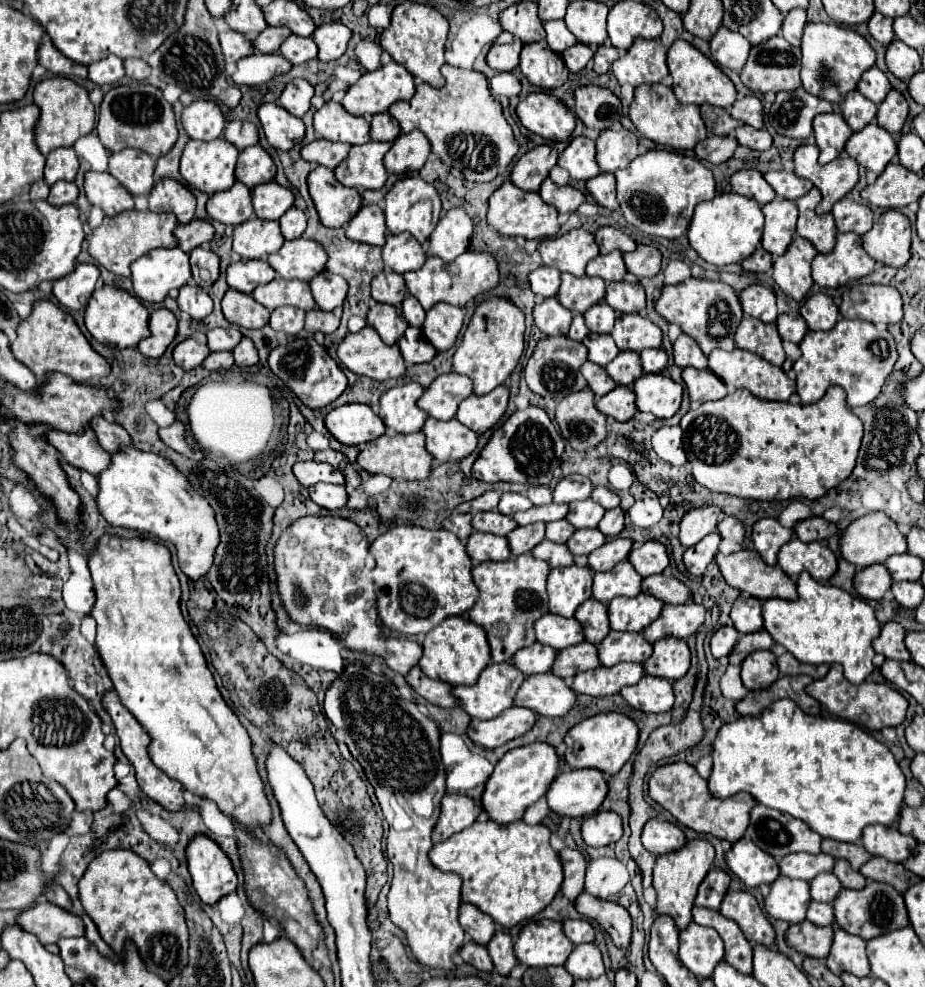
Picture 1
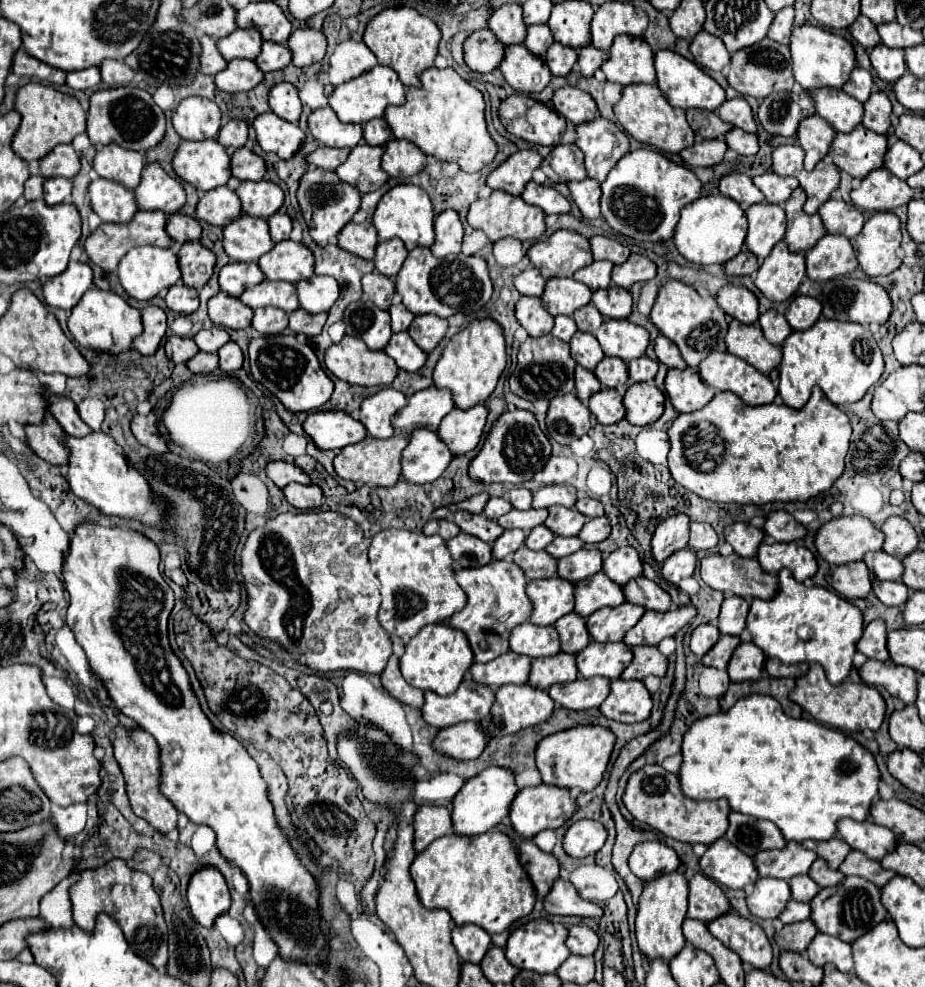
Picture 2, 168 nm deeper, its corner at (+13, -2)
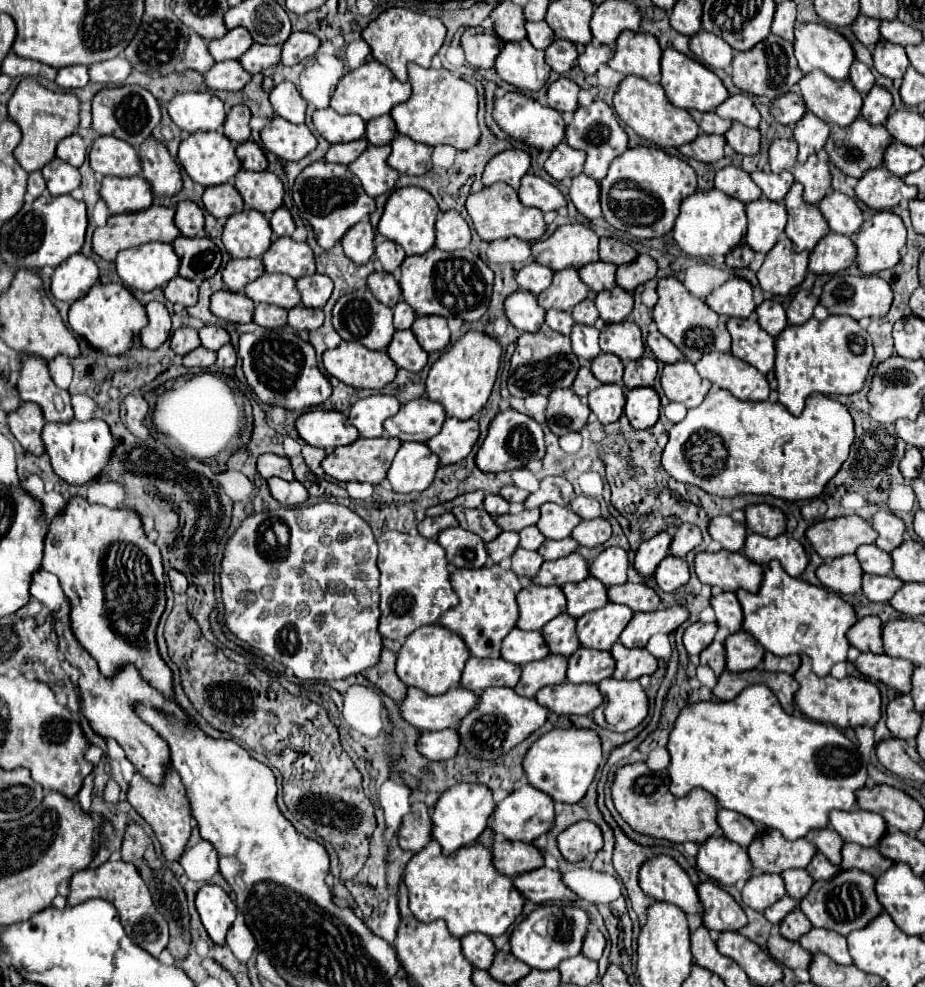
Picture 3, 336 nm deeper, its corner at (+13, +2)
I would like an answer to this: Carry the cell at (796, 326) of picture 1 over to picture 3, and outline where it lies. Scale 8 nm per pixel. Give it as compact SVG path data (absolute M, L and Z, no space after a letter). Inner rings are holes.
M763 301L757 307L757 317L759 317L759 325L771 335L777 337L789 323L787 323L787 315L785 309L777 303L777 301Z

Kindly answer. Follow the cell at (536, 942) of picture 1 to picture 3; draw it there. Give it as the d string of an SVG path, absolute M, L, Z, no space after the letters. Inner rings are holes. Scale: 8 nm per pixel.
M553 903L537 907L527 919L523 919L511 933L511 953L533 969L557 969L563 959L575 957L581 951L581 941L587 933L589 917L573 903Z

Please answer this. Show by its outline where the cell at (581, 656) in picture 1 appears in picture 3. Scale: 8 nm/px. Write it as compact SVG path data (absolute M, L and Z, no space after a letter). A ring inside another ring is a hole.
M547 655L545 659L531 661L523 667L523 675L515 691L525 697L535 697L535 693L541 687L563 683L565 673L567 673L567 659L563 655Z

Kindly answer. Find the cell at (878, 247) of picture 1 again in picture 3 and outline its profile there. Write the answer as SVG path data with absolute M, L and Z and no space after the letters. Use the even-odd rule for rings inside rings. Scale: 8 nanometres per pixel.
M879 211L851 239L857 245L859 271L873 275L899 263L899 251L905 245L905 225L893 211Z

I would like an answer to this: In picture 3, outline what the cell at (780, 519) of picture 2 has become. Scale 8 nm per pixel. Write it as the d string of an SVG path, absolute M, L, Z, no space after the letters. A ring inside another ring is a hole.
M749 505L745 509L747 515L747 527L753 533L765 535L765 537L777 537L787 533L787 515L771 505Z

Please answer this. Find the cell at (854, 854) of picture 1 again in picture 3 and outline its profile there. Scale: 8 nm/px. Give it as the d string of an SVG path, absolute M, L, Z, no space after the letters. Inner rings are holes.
M827 827L827 829L819 829L819 831L811 831L807 835L807 839L817 847L817 851L821 851L833 865L841 863L841 849L843 849L843 839L839 837L839 833L835 833L835 829Z

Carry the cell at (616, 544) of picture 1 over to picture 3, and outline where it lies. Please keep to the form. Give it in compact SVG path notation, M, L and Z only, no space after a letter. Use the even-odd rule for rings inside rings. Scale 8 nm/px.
M571 553L567 557L545 561L541 565L541 573L533 577L533 583L545 583L545 585L565 585L569 581L579 583L589 577L589 563L581 553Z

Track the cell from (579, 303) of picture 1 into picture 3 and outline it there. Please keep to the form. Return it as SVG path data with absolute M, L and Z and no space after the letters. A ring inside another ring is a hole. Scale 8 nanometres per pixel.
M563 269L553 275L551 285L537 297L543 309L571 311L577 303L589 297L589 287L579 279L575 269Z

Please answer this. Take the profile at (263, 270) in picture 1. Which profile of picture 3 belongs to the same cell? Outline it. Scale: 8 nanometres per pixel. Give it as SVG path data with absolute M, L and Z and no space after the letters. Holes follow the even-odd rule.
M231 259L223 269L223 281L229 291L243 291L249 281L265 273L261 259Z

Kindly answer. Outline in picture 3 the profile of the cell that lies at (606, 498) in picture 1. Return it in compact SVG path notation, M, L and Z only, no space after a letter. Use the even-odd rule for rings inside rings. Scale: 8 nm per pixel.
M579 495L579 497L575 497L575 499L569 503L569 507L571 507L575 513L579 513L581 519L595 519L595 517L601 515L601 511L599 511L599 501L593 499L593 497Z

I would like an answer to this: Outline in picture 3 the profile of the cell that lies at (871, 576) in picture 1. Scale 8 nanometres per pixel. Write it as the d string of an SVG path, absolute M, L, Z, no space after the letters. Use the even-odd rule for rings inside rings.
M843 555L837 559L827 559L817 569L817 577L827 589L839 595L855 595L861 591L863 569L857 561L857 555Z

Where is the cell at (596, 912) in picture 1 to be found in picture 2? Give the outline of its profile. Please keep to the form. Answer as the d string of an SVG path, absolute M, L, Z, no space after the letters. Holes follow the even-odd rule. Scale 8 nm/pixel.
M557 879L543 899L543 907L551 915L577 915L577 917L601 917L601 907L579 897L575 887L567 879Z

